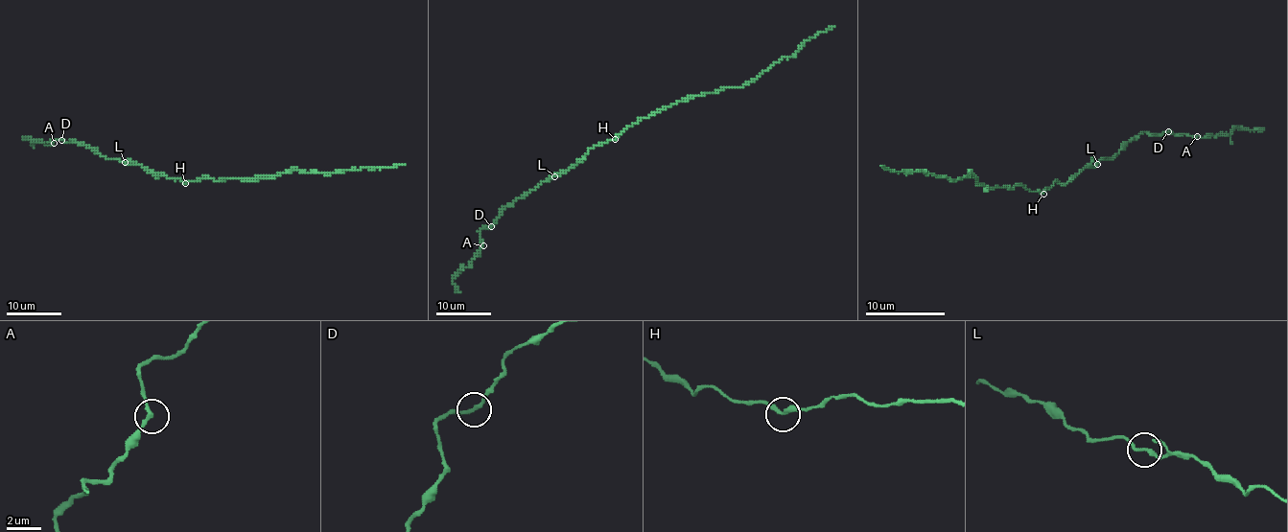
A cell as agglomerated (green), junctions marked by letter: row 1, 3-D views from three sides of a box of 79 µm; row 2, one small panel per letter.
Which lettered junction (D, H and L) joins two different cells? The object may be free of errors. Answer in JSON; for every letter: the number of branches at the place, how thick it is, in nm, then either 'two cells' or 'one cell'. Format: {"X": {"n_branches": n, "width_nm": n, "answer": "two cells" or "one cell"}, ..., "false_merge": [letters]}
{"D": {"n_branches": 2, "width_nm": 200, "answer": "one cell"}, "H": {"n_branches": 2, "width_nm": 220, "answer": "one cell"}, "L": {"n_branches": 2, "width_nm": 200, "answer": "one cell"}, "false_merge": []}

